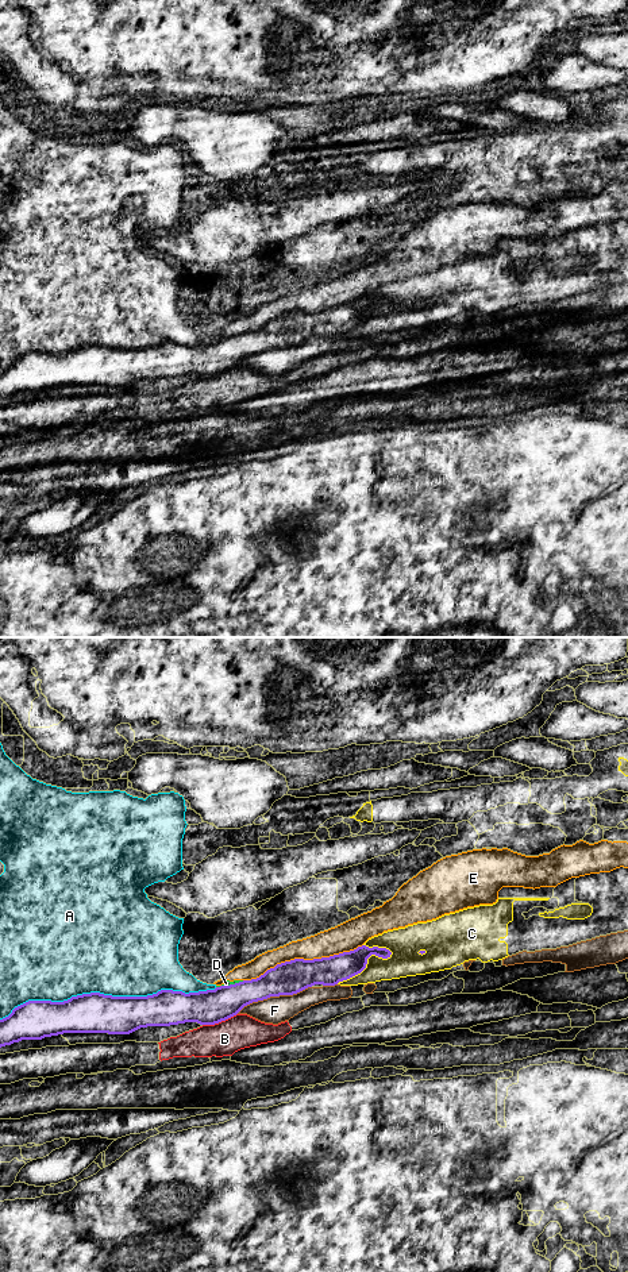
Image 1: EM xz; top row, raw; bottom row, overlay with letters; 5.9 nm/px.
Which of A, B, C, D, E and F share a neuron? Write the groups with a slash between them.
A D E / B / C / F

